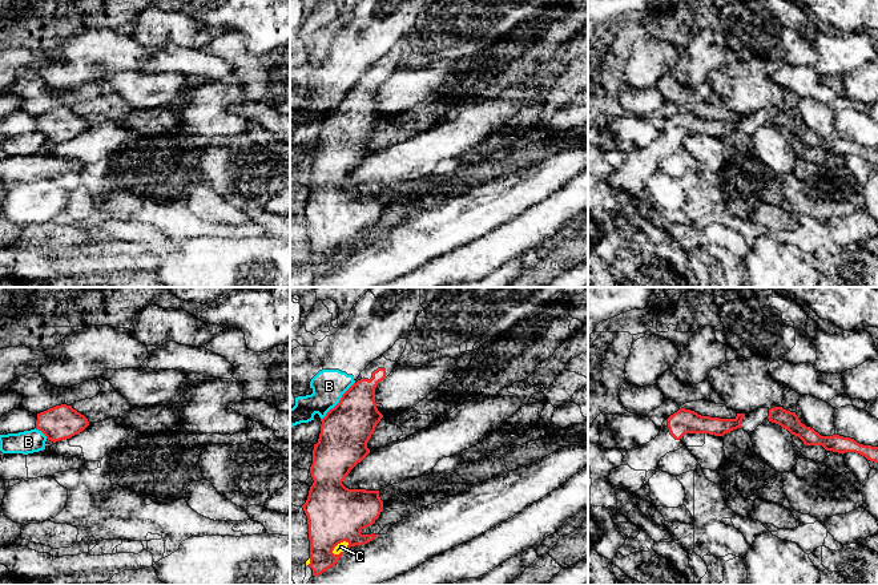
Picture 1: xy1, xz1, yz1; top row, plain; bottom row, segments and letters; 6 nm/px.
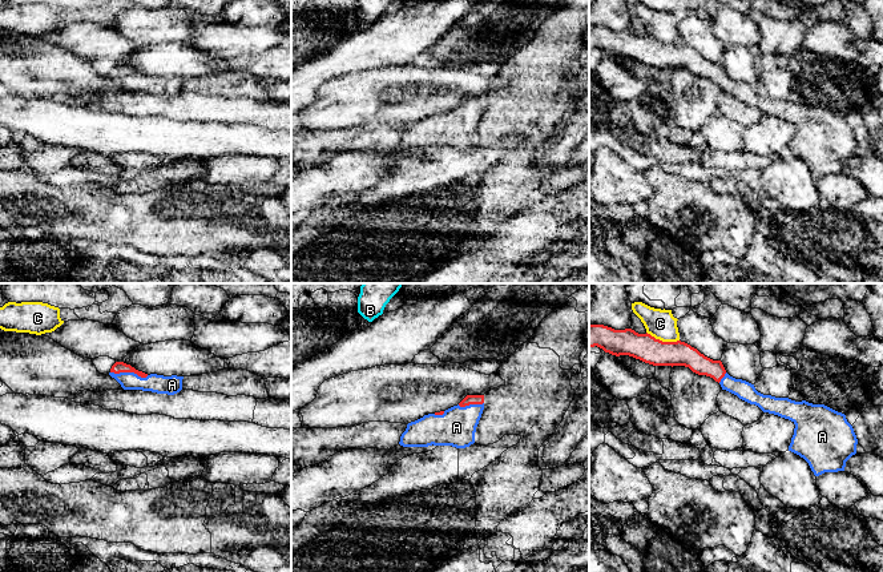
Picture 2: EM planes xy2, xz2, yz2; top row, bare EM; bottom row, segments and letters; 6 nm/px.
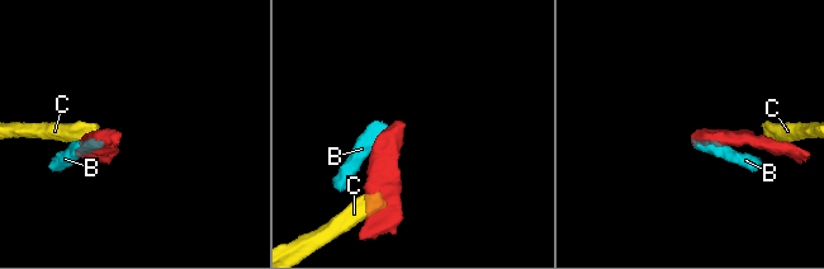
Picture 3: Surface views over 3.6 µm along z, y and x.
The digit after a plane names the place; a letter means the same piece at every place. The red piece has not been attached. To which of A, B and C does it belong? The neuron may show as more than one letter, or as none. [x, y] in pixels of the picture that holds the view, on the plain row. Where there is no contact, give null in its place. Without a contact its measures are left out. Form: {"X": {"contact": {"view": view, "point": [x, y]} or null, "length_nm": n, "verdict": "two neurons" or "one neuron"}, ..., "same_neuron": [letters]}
{"A": {"contact": {"view": "xy2", "point": [129, 73]}, "length_nm": 240, "verdict": "one neuron"}, "B": {"contact": {"view": "xz1", "point": [339, 103]}, "length_nm": 300, "verdict": "two neurons"}, "C": {"contact": {"view": "xz1", "point": [339, 245]}, "length_nm": 130, "verdict": "two neurons"}, "same_neuron": ["A"]}

